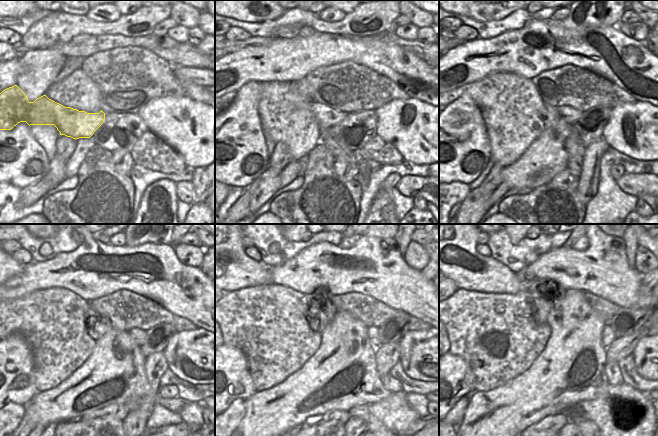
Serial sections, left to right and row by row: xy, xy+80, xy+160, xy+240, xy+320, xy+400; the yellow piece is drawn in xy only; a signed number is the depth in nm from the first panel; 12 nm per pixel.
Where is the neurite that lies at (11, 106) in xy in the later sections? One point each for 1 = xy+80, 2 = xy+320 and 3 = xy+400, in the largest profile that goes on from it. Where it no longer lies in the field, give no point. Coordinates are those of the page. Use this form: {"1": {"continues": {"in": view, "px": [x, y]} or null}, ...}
{"1": {"continues": {"in": "xy+80", "px": [326, 117]}}, "2": {"continues": {"in": "xy+320", "px": [372, 331]}}, "3": {"continues": {"in": "xy+400", "px": [607, 337]}}}

